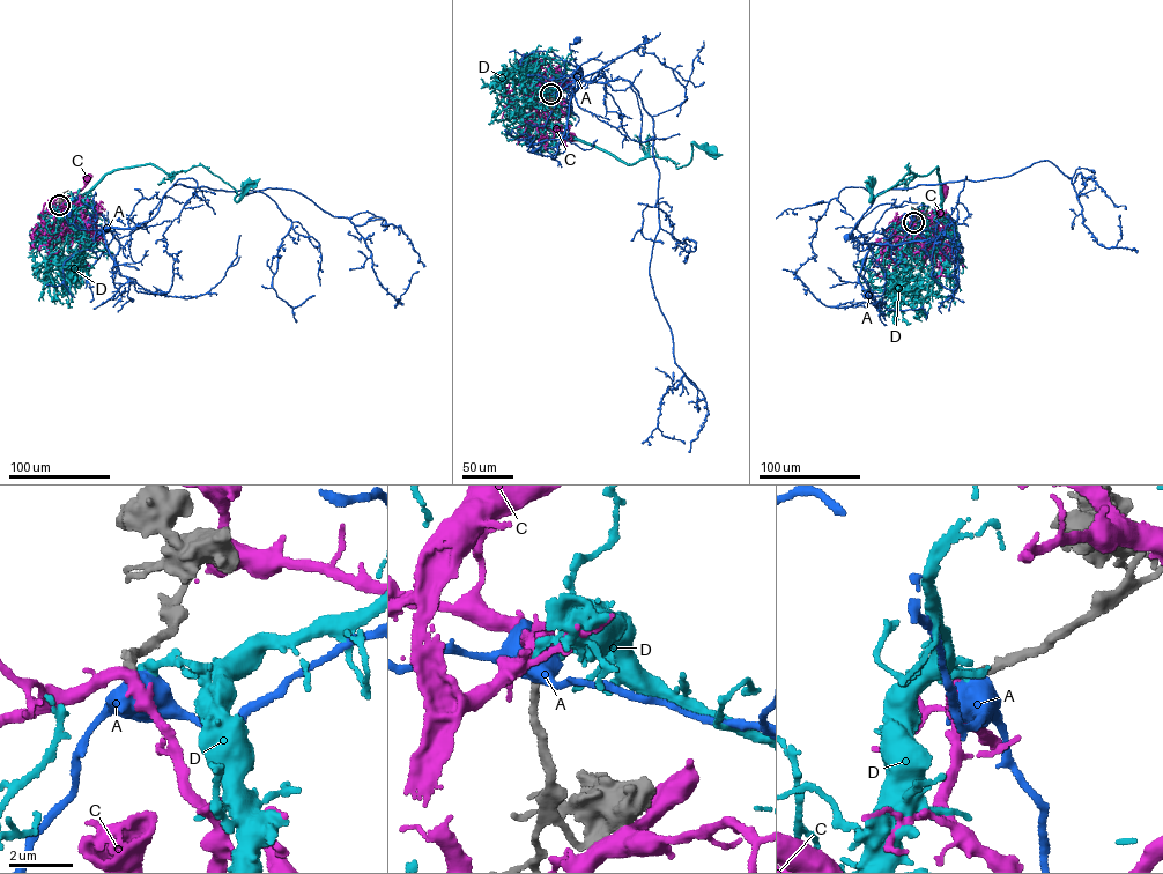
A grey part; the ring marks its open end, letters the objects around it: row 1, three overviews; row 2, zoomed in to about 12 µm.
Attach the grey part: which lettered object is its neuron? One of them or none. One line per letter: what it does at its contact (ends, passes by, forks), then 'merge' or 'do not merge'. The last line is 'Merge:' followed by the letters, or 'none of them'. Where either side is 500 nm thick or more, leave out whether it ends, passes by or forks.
A: do not merge
C: it forks there; do not merge
D: it ends there; do not merge
Merge: none of them

